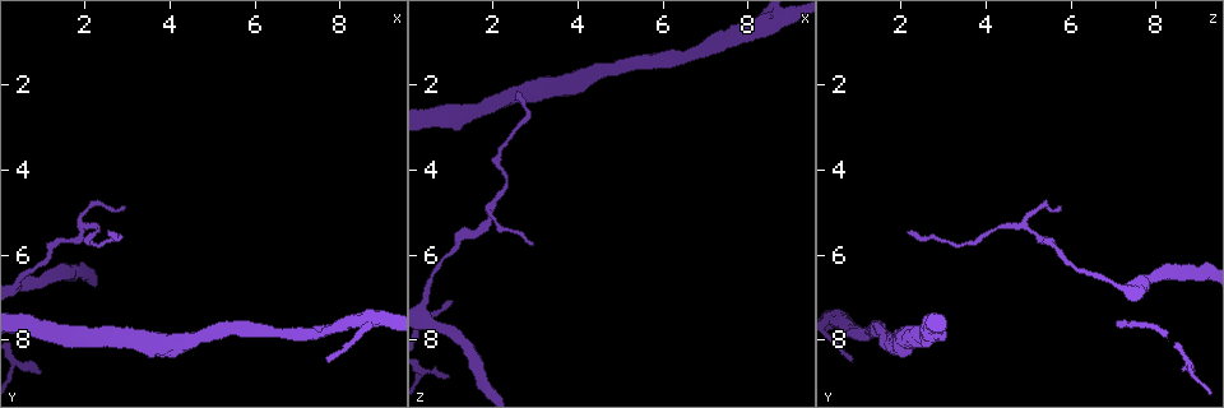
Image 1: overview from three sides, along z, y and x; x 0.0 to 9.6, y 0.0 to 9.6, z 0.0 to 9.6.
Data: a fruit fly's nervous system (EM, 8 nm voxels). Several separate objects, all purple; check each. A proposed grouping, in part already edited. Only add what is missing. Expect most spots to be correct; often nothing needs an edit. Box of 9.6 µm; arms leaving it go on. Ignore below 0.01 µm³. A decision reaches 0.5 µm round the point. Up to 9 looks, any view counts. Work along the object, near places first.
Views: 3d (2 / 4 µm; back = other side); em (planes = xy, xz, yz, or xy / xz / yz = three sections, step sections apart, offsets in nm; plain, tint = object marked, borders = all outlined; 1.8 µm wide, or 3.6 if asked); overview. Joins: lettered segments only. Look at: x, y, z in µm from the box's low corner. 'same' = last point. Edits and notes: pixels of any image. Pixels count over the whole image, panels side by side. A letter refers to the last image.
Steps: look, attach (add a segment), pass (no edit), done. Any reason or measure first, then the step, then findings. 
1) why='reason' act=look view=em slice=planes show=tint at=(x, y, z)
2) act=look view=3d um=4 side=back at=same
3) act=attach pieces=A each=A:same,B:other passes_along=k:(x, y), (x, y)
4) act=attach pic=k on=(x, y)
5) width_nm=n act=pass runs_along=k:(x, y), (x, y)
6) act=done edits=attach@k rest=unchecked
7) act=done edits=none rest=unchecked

why='tapers out' act=look view=3d um=4 at=(7.70, 8.55, 0.80)

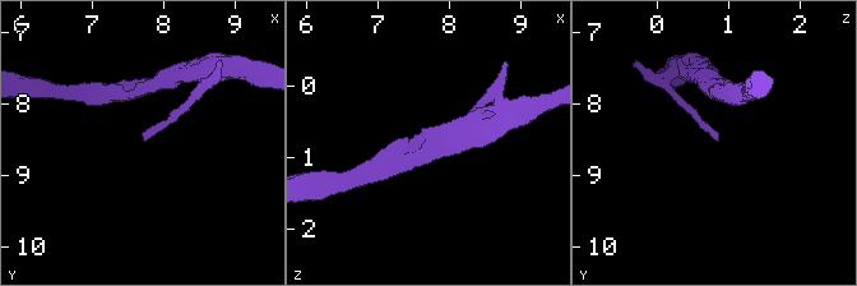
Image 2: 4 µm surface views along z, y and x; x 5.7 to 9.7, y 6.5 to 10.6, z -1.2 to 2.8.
act=look view=em slice=planes show=borders at=(7.70, 8.55, 0.85)

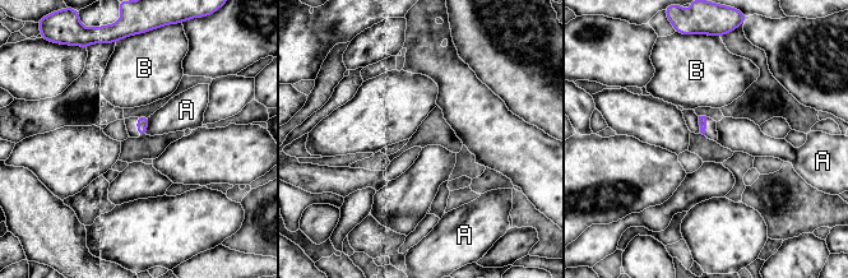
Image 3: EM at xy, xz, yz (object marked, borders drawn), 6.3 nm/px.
act=pass each=A:other,B:other border=3:(151, 116), (146, 134) found='none of them fits'

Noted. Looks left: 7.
why='an open end' act=look view=em slice=planes show=borders at=(2.85, 4.90, 5.75)

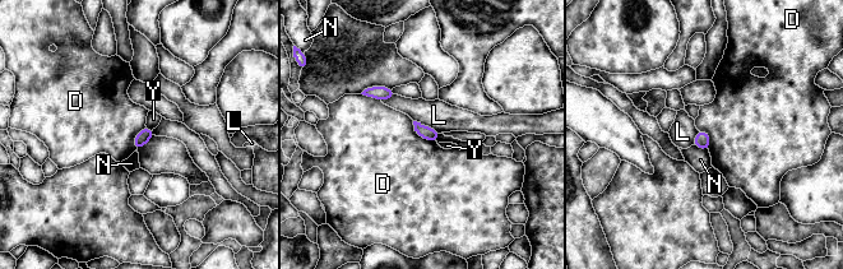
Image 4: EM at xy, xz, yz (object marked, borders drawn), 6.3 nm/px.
act=pass each=D:other,L:other,N:other,Y:other border=4:(412, 121), (418, 135), (436, 143) found='none of them fits'

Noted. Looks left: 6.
why='tapers out' act=look view=em slice=planes show=borders at=(0.90, 8.75, 8.85)

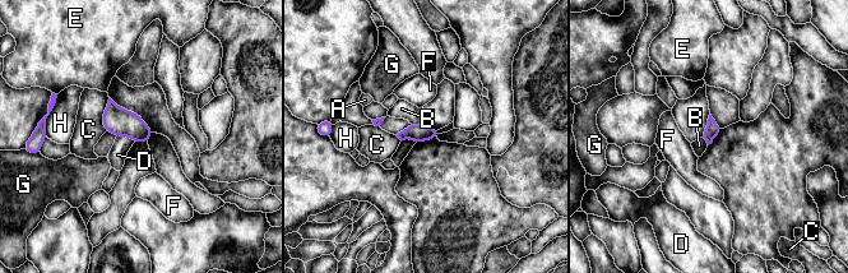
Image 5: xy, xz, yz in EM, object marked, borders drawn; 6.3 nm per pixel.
act=pass each=A:other,B:other,C:other,D:other,E:other,F:other,G:other,H:other found='none of them fits'

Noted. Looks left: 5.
why='tapers out' act=look view=em slice=yz step=4 show=tint at=(2.60, 5.40, 2.20)

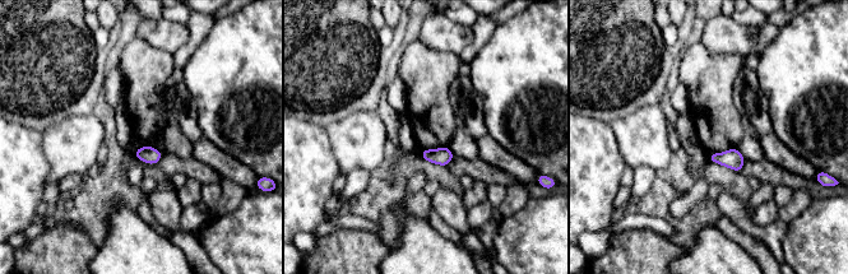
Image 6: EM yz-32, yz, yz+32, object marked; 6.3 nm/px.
act=look view=em slice=planes show=borders at=same

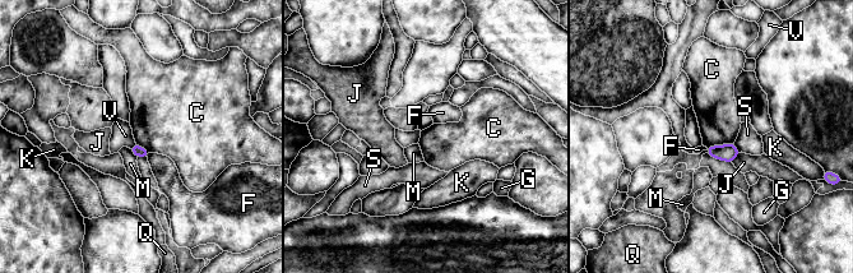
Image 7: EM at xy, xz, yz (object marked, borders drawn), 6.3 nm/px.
act=pass each=C:other,F:other,G:other,J:other,K:other,M:other,Q:other,S:other,V:other border=7:(733, 142), (705, 147) found='none of them fits'

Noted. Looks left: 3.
act=done edits=none rest=unchecked

